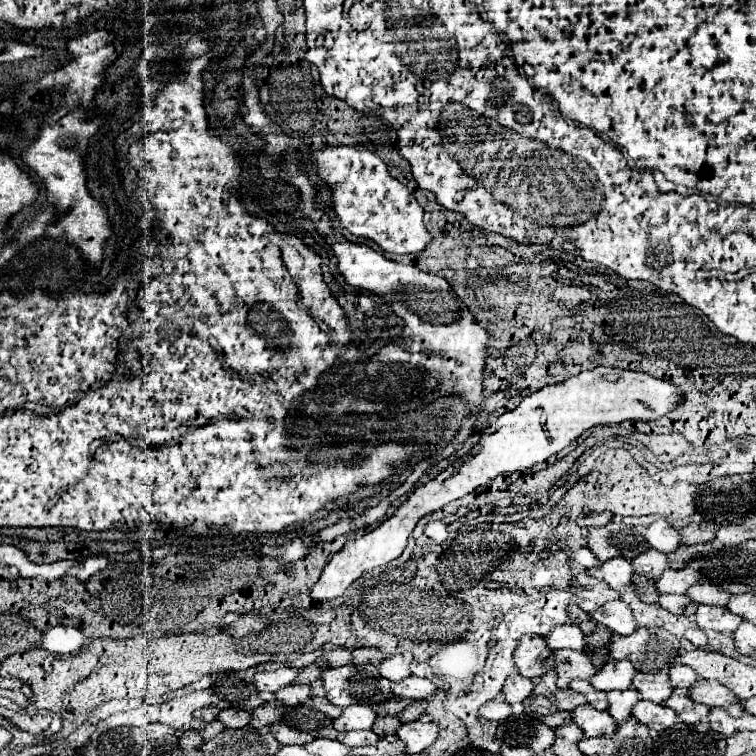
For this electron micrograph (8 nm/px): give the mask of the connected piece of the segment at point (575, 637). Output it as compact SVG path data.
M561 625L561 627L555 627L547 635L547 645L553 651L557 651L557 649L577 649L577 651L583 651L587 647L585 637L587 635L577 625Z

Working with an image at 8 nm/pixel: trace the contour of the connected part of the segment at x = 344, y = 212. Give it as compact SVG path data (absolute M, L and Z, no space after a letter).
M323 147L317 153L313 153L313 161L319 165L317 173L333 189L333 207L337 217L341 219L341 225L347 231L351 231L357 237L373 239L383 251L389 253L419 253L431 241L431 235L423 225L421 205L411 197L405 185L401 185L395 177L389 175L387 165L375 153L355 147Z

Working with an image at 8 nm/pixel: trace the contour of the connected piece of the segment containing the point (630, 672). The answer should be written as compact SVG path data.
M621 659L621 661L609 661L605 663L595 677L591 677L591 685L601 691L613 691L613 689L631 689L631 679L635 677L635 667L631 661Z

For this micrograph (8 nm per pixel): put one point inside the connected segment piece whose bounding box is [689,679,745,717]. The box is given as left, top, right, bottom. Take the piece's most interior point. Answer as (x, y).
(708, 692)

